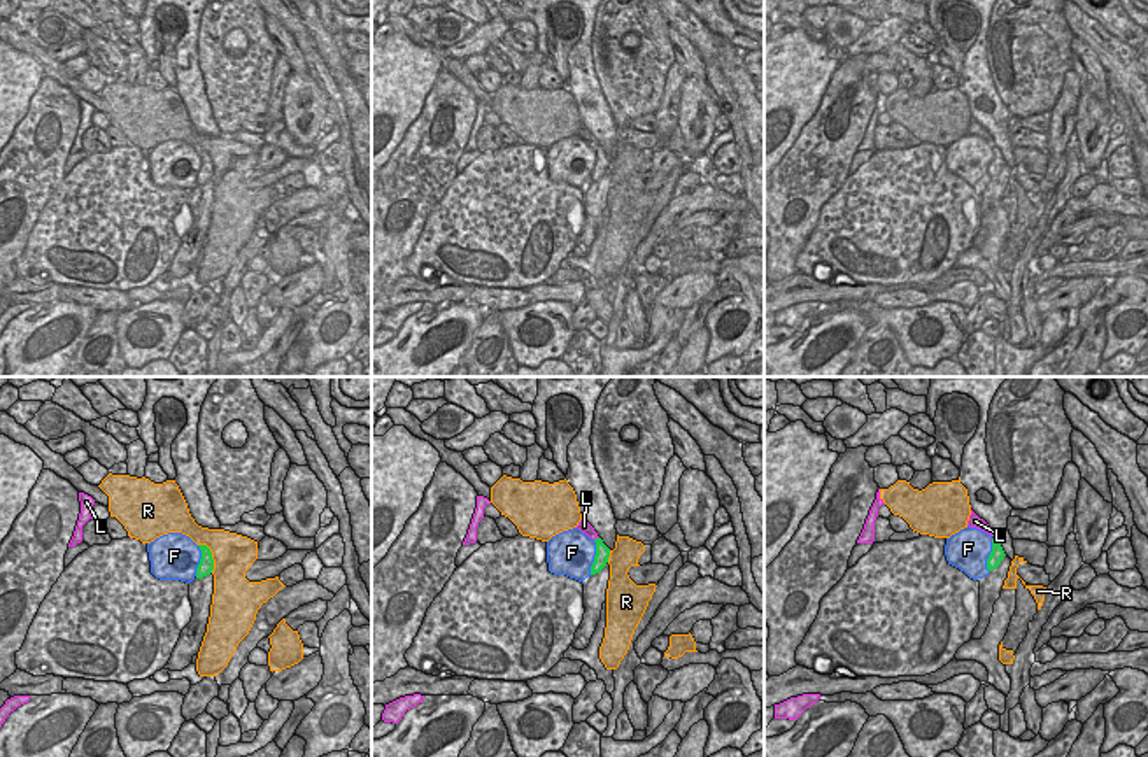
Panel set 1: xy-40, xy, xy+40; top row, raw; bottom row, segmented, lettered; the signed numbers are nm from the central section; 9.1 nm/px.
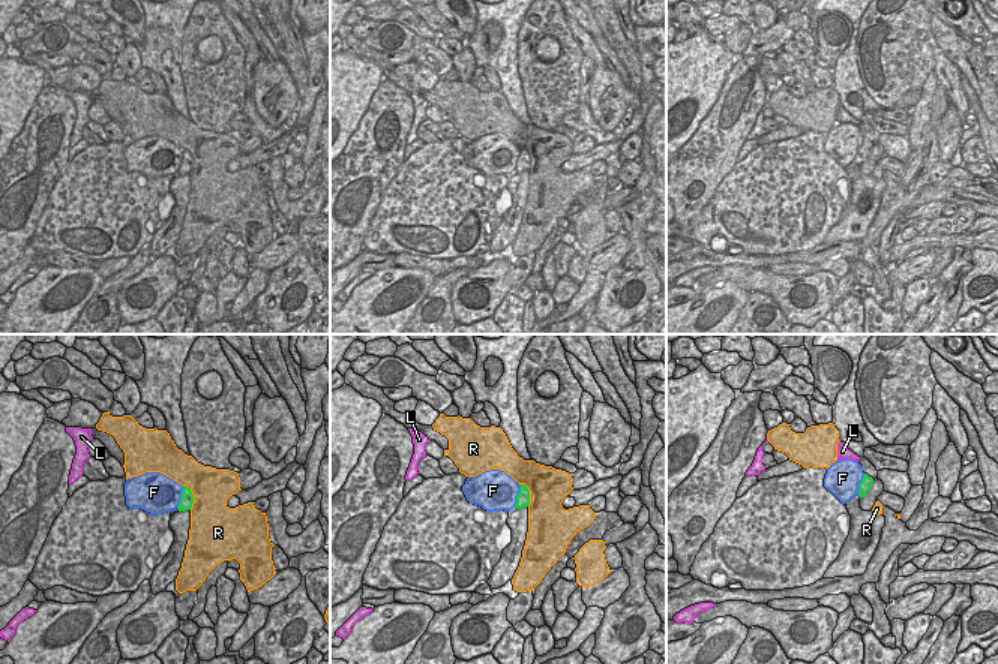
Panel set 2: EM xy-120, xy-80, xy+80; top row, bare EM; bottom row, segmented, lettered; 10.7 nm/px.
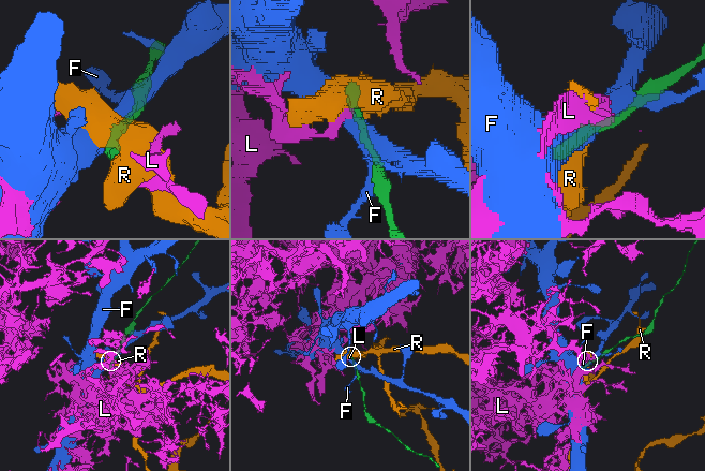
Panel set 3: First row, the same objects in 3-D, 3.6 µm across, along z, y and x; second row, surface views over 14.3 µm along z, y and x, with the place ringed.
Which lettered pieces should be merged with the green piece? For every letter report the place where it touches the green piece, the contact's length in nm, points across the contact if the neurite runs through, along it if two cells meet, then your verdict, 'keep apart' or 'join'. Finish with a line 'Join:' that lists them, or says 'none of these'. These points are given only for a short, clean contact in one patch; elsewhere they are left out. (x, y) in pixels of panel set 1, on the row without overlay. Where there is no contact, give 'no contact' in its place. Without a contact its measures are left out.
F: meets green in xy at (595, 165); contact 320 nm long; keep apart
L: meets green in xy at (596, 146); contact 60 nm long; border along xy (598, 144), (595, 148); keep apart
R: meets green in xy-40 at (211, 163); contact 300 nm long; keep apart
Join: none of these

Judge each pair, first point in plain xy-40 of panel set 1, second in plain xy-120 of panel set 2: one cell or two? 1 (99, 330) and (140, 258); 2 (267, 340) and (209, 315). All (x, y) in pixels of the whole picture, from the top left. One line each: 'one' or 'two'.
1: one
2: two

